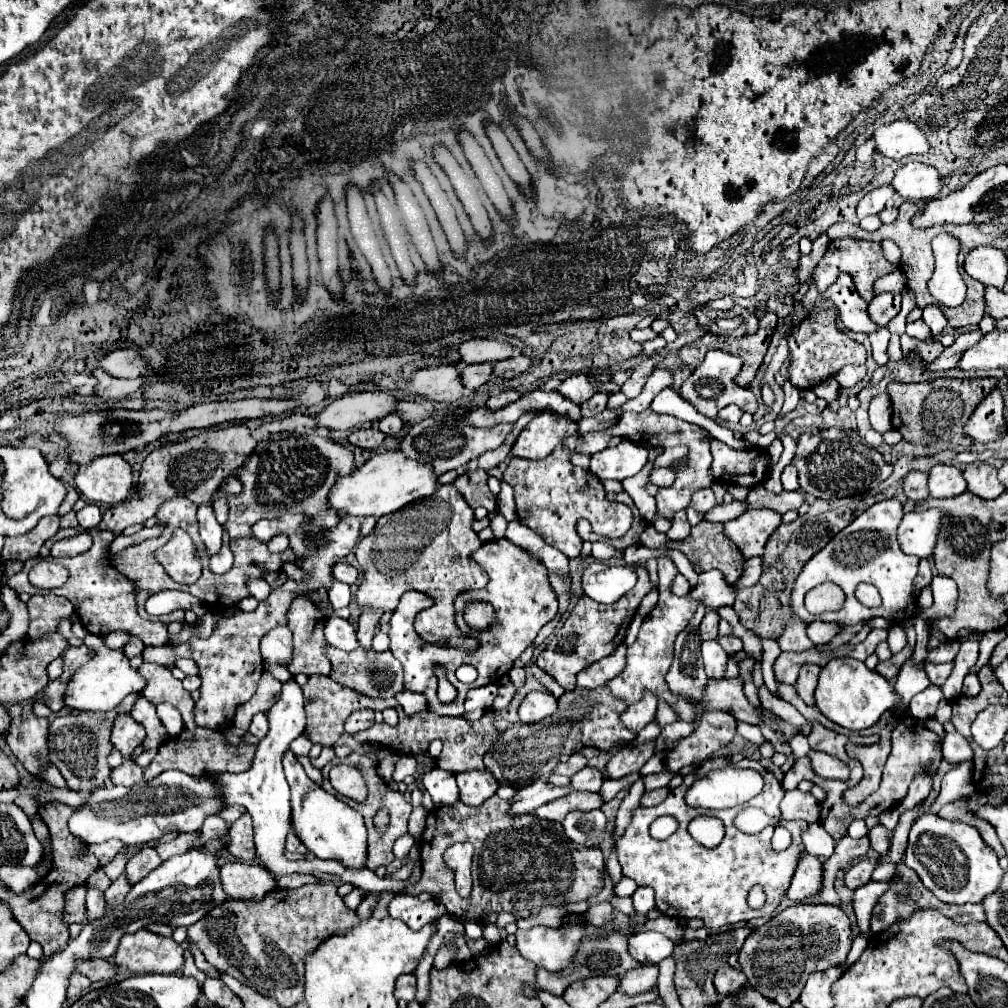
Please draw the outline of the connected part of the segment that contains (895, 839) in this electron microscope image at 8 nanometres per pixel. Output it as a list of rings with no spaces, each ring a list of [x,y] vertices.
[[[918,808],[916,810],[910,810],[904,814],[904,820],[898,822],[898,826],[894,828],[894,836],[892,836],[892,844],[890,844],[890,850],[886,856],[878,858],[878,864],[888,864],[888,862],[900,862],[902,856],[904,856],[904,850],[906,850],[906,842],[908,842],[908,832],[910,832],[910,826],[912,822],[920,816],[918,814]]]

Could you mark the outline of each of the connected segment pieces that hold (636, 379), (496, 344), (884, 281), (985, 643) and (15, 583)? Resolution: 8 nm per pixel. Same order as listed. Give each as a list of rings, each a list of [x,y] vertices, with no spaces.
[[[652,354],[648,359],[640,363],[632,370],[631,376],[623,384],[621,392],[623,392],[628,399],[636,398],[642,391],[646,379],[652,374],[657,363],[661,360],[663,360],[661,355]]]
[[[474,338],[474,340],[462,342],[458,352],[464,364],[482,364],[482,362],[498,362],[498,360],[510,358],[514,350],[508,342]]]
[[[894,270],[890,274],[886,274],[884,278],[878,278],[874,282],[874,294],[882,294],[882,292],[900,293],[904,290],[906,278],[900,270]]]
[[[996,630],[996,632],[988,632],[988,634],[984,634],[982,640],[980,640],[980,658],[978,658],[978,662],[970,668],[970,672],[976,674],[982,666],[986,666],[986,664],[988,664],[988,658],[992,656],[994,646],[996,646],[998,642],[1002,642],[1004,638],[1006,638],[1006,632],[1004,632],[1004,630]]]
[[[32,559],[28,560],[28,566],[22,568],[20,574],[15,574],[8,580],[8,586],[14,588],[16,592],[28,592],[28,594],[34,594],[34,586],[28,582],[28,573],[31,567],[34,565],[35,561]]]

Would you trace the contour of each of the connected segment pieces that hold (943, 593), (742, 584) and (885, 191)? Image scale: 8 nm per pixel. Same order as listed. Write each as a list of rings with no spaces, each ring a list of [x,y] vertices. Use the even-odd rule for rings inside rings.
[[[942,574],[932,576],[930,586],[932,586],[932,594],[934,594],[934,606],[919,613],[919,616],[927,623],[952,614],[954,606],[956,606],[956,596],[958,596],[956,582],[948,576],[942,576]]]
[[[750,558],[744,562],[744,574],[740,576],[740,580],[734,586],[734,590],[742,590],[742,588],[748,588],[748,586],[754,586],[758,582],[762,574],[762,558]]]
[[[880,186],[880,188],[874,188],[872,192],[868,192],[856,212],[858,212],[858,218],[864,218],[864,216],[870,216],[870,214],[878,214],[884,210],[884,206],[888,204],[888,200],[892,200],[894,196],[894,188],[892,186]]]

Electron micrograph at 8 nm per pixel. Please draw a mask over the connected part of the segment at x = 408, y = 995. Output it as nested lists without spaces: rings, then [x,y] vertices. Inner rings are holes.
[[[402,974],[396,980],[396,988],[394,988],[396,1000],[412,1002],[414,1000],[414,992],[416,992],[416,978],[414,978],[414,974]]]

